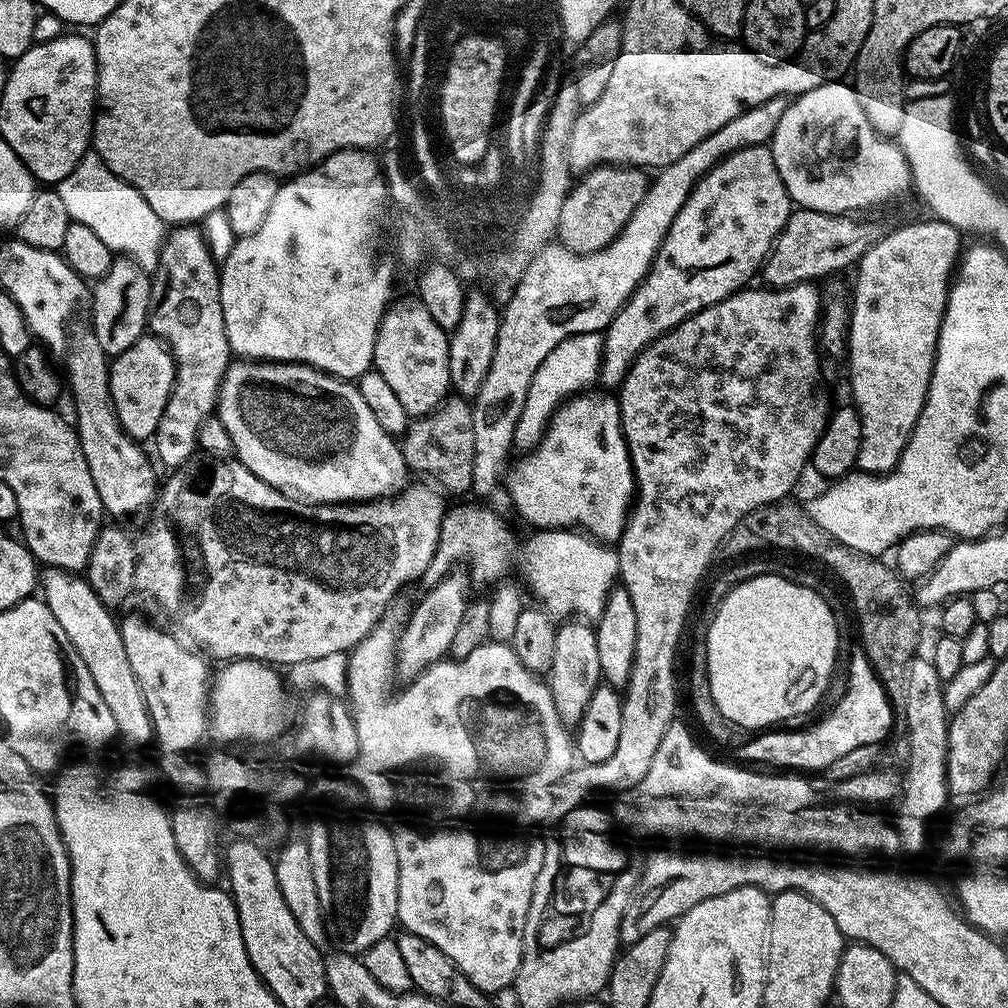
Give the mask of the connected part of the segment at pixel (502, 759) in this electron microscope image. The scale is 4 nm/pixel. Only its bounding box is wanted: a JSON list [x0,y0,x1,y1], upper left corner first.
[347,614,574,993]

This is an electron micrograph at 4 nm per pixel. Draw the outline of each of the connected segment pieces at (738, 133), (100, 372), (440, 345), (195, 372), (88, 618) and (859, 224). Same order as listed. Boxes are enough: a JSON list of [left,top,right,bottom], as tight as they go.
[[471,96,789,496],[66,326,157,517],[374,298,450,417],[148,226,234,470],[42,568,154,744],[762,207,878,288]]

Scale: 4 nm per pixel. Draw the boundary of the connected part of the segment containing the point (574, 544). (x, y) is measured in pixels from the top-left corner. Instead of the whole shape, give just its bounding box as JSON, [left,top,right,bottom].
[424,504,620,622]

